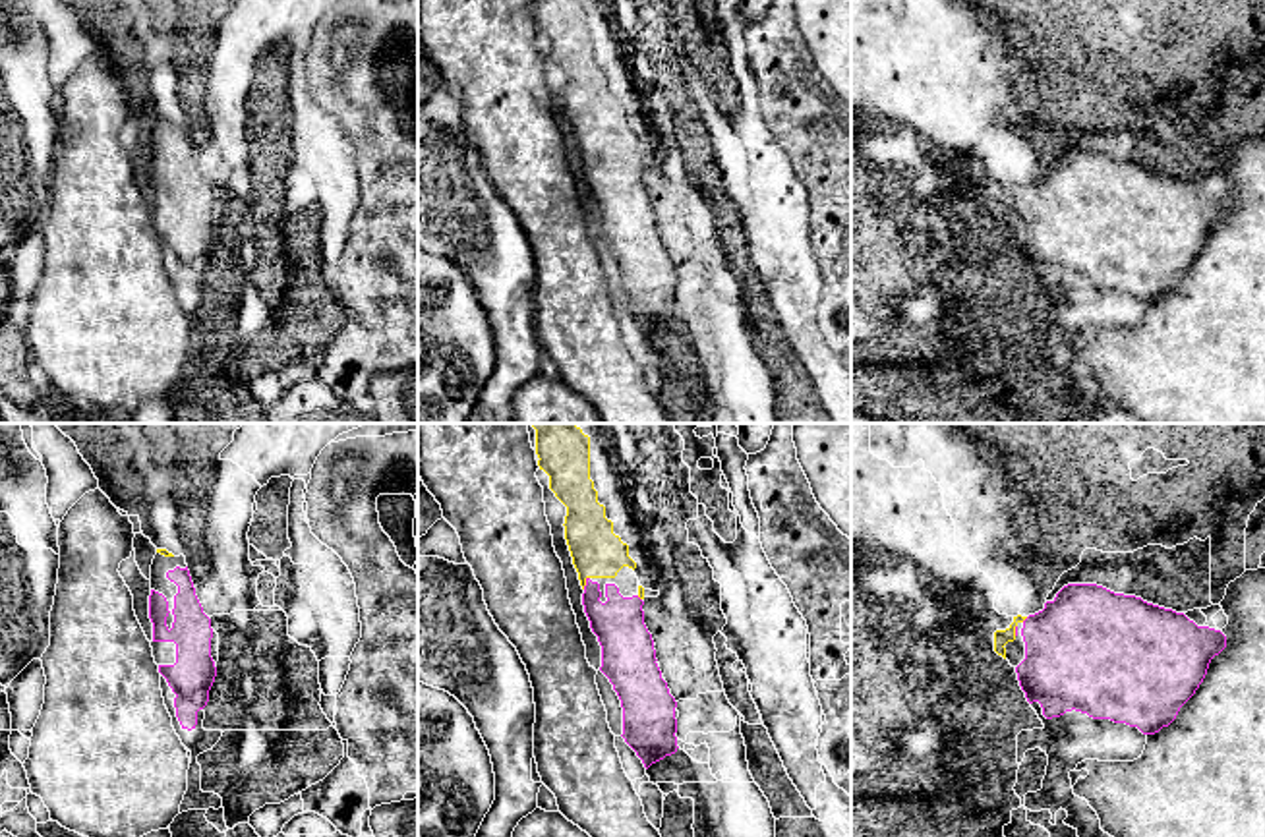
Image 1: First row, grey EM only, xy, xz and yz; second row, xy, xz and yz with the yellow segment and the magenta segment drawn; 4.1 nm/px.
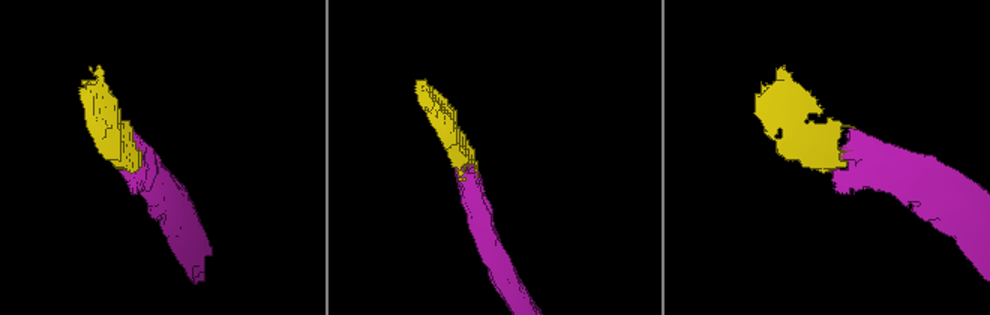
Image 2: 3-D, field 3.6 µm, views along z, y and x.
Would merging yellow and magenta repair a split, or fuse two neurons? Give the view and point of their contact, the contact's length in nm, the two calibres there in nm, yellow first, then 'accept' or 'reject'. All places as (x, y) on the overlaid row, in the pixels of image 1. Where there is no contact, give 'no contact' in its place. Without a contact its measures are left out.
xz (585, 582) | 60 nm | 220/200 nm | accept

